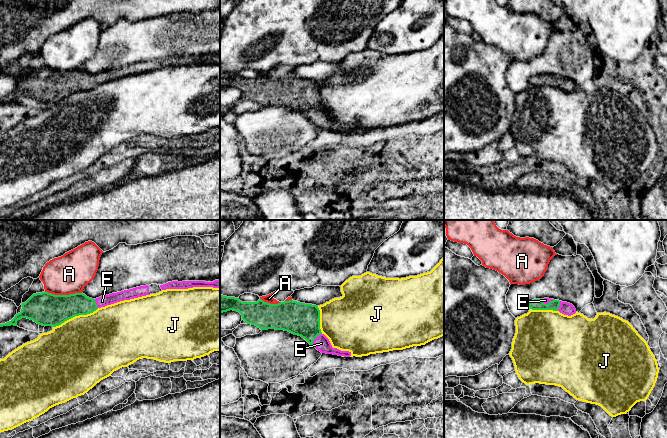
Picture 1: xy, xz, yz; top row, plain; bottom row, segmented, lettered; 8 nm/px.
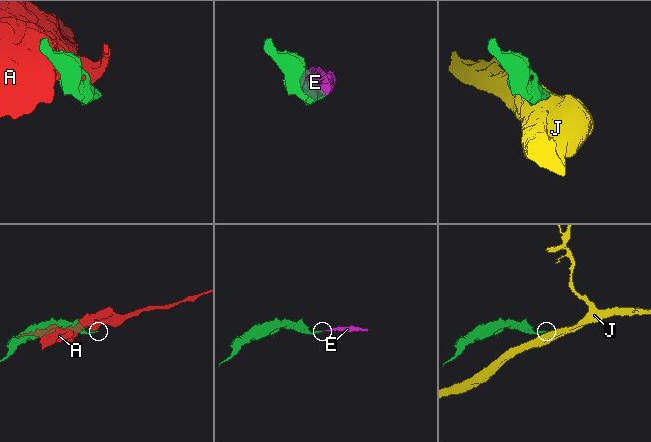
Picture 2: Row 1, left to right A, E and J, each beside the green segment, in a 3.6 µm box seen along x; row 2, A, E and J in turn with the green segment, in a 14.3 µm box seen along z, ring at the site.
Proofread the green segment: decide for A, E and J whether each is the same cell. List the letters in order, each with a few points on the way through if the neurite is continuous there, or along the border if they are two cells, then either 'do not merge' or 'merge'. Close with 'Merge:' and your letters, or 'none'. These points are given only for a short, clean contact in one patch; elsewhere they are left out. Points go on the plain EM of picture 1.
A: do not merge
E: runs through xz (301, 95), (307, 101), (314, 115), (321, 119); merge
J: border along xy (98, 84), (86, 90), (75, 91), (53, 103); do not merge
Merge: E

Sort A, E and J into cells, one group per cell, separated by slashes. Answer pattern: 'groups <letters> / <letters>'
groups A / E / J

